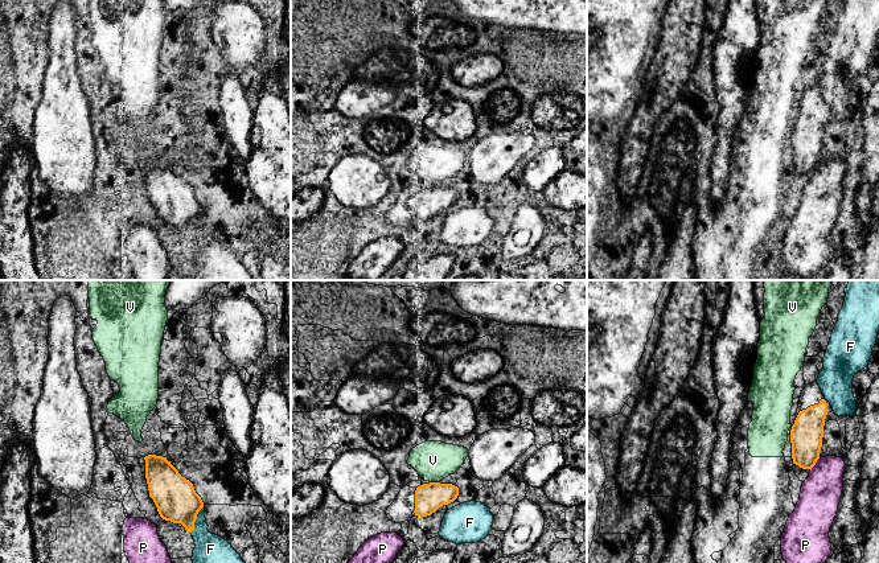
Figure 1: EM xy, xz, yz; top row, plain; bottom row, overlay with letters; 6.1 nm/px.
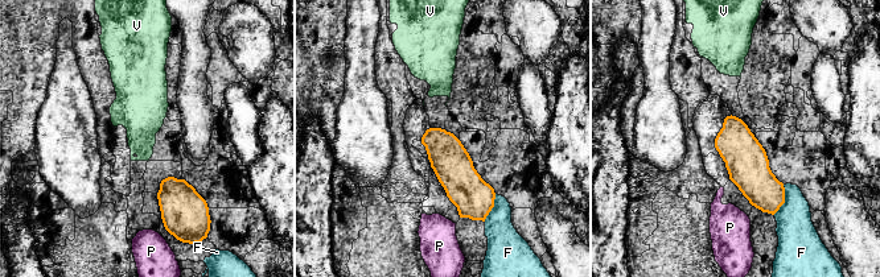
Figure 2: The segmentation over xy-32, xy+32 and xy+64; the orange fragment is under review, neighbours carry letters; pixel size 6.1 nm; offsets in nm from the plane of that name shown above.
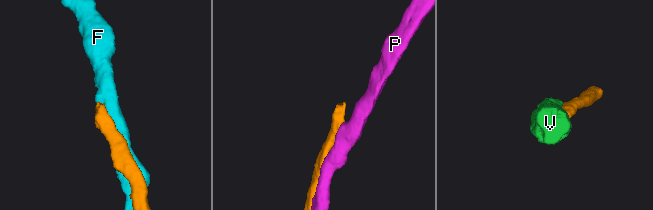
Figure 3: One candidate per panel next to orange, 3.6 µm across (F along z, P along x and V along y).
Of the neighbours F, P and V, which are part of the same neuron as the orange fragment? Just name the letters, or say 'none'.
none

